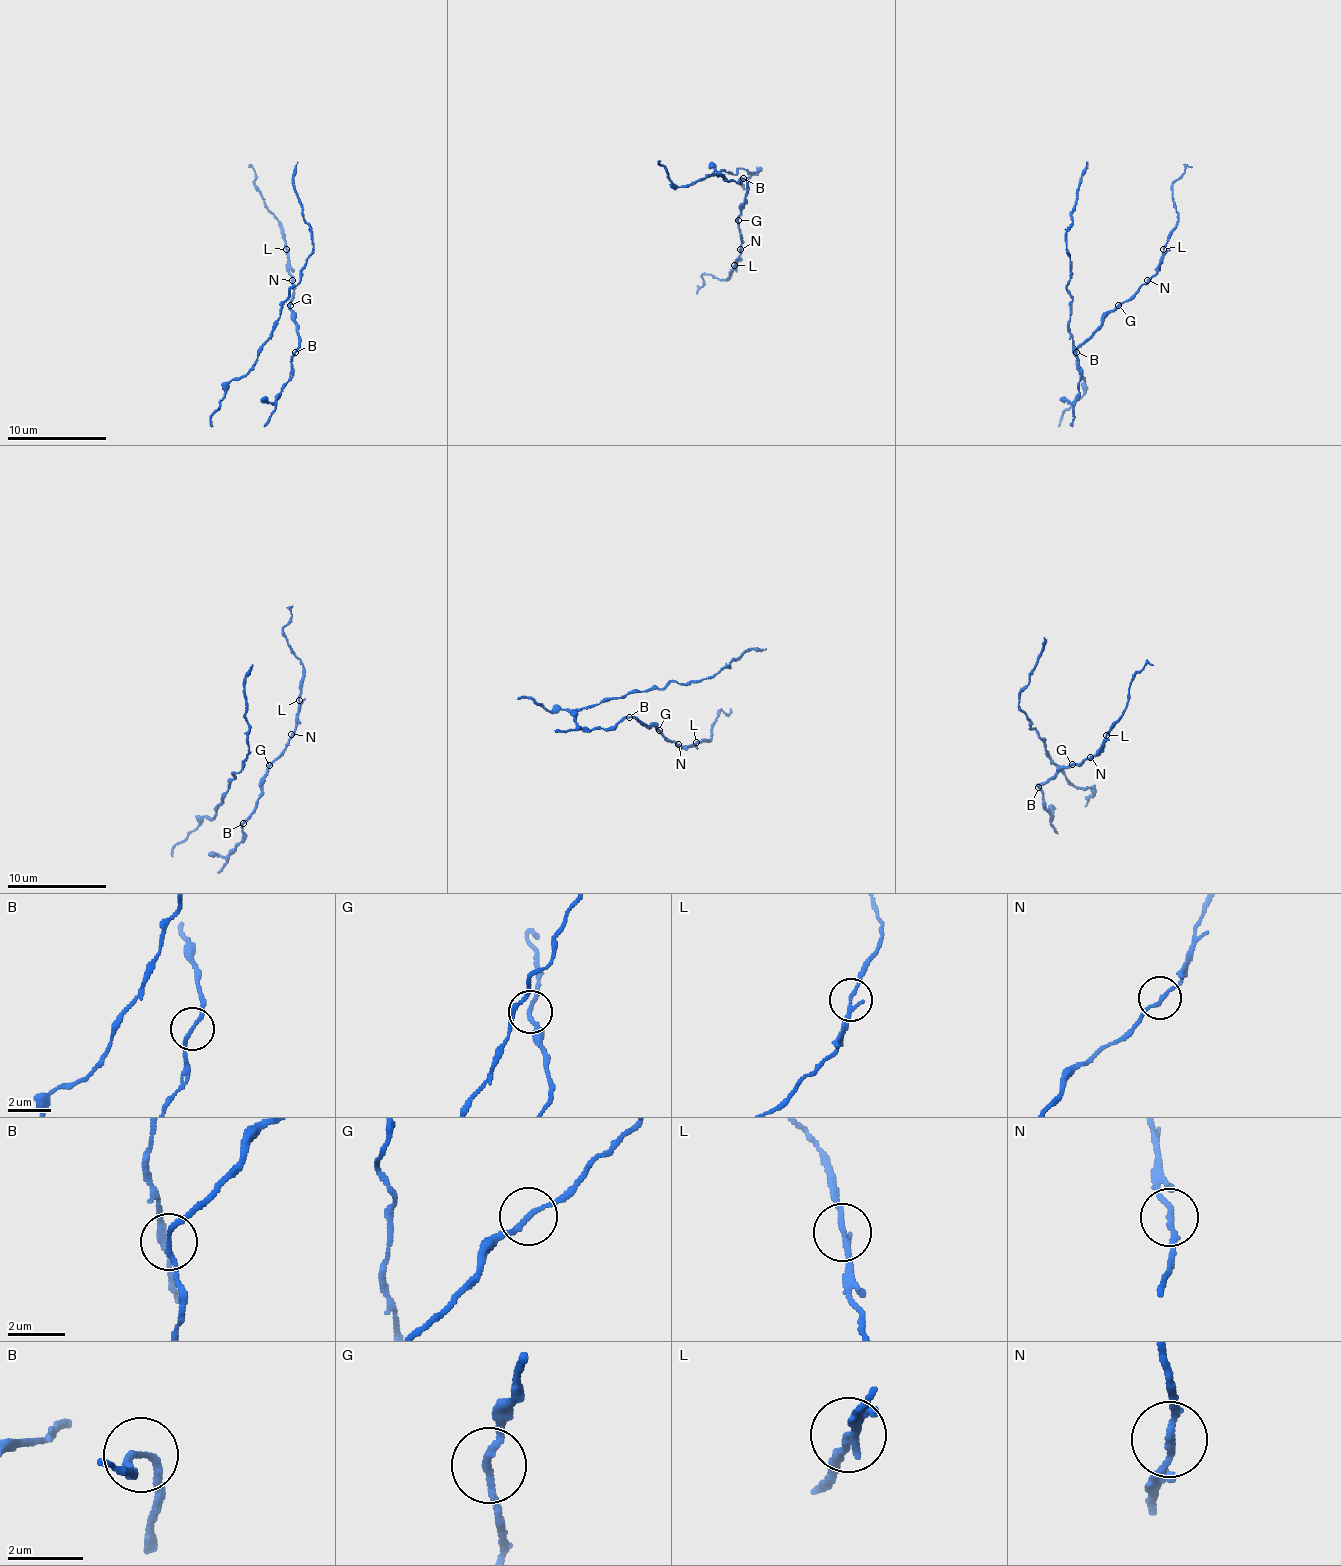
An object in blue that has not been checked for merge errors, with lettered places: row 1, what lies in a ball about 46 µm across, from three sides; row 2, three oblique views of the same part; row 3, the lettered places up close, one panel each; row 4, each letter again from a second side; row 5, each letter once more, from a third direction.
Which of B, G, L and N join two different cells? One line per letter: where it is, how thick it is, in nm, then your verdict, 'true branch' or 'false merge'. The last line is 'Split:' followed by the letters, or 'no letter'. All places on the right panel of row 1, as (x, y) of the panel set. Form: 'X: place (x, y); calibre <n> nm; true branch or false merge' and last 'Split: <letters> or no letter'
B: place (1076, 352); calibre 160 nm; false merge
G: place (1118, 305); calibre 170 nm; true branch
L: place (1163, 249); calibre 190 nm; false merge
N: place (1147, 280); calibre 170 nm; true branch
Split: B, L

